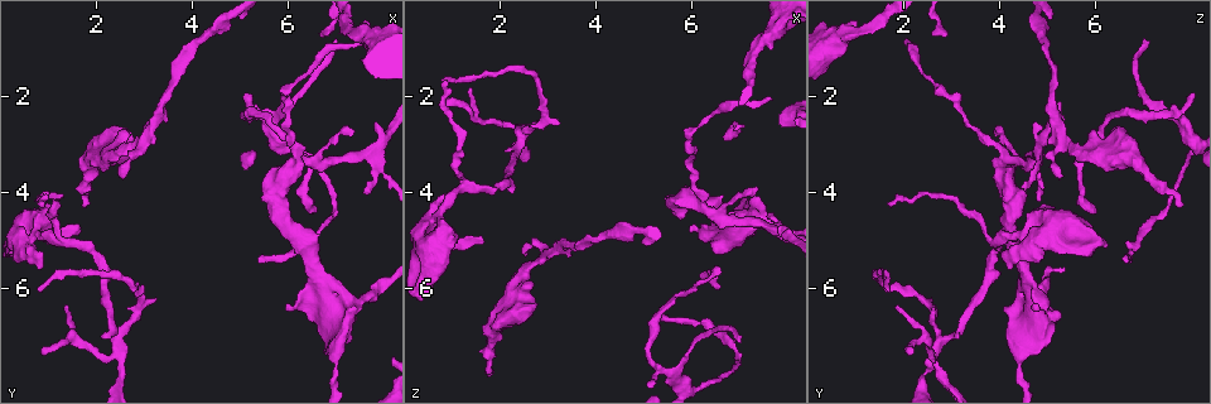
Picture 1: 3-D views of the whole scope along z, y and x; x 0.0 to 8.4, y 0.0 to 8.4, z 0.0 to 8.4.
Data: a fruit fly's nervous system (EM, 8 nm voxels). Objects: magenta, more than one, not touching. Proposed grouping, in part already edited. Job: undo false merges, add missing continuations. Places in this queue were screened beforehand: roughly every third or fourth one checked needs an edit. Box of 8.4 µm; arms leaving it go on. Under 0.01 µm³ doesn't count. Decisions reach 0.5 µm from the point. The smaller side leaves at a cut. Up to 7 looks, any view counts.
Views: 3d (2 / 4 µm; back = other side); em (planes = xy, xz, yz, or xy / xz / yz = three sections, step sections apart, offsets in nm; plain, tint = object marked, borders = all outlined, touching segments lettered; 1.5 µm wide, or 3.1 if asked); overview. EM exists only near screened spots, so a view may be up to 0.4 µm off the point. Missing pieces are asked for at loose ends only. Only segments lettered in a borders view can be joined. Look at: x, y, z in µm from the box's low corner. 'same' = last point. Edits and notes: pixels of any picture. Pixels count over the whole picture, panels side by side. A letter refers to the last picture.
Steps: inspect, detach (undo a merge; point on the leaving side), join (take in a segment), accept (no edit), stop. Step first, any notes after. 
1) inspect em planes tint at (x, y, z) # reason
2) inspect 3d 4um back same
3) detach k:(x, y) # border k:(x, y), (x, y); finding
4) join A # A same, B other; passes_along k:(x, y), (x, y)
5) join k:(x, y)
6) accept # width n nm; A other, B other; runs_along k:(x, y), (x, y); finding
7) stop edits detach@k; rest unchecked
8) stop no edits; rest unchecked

inspect em xz step 8 borders at (5.35, 5.40, 6.65) # tapers out

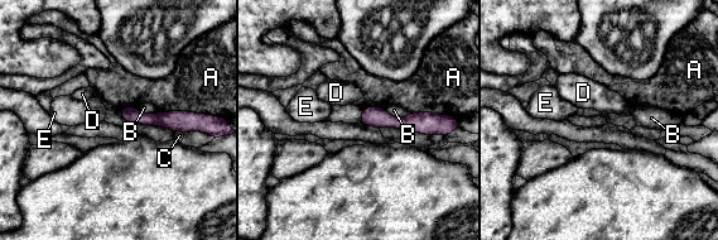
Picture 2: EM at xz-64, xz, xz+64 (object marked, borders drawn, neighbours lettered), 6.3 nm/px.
inspect em planes borders same # another direction

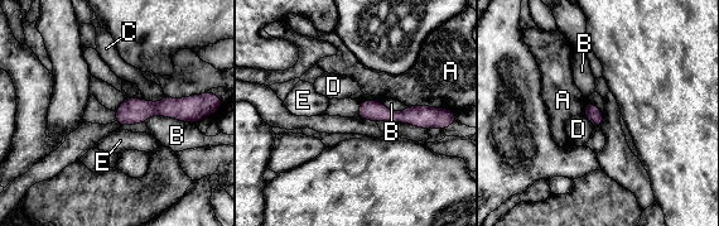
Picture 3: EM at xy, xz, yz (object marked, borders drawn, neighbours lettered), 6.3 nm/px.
accept # width 100 nm; A other, B other, C other, D other, E other; runs_along 3:(189, 107), (143, 109), (119, 118); no lettered segment goes on from it

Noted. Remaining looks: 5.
inspect em planes borders at (1.80, 4.35, 7.80) # an open end

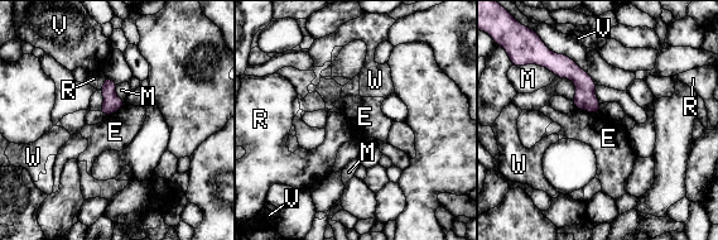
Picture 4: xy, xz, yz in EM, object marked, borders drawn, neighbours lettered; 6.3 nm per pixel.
accept # longest_contact M 190 nm; E other, M other, R other, V other, W other; border 4:(576, 108), (598, 113); none of them fits

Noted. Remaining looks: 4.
inspect 3d 4um at (2.60, 3.70, 5.25) # thin end

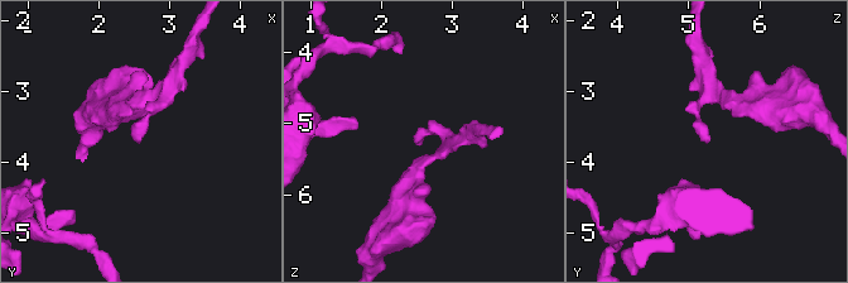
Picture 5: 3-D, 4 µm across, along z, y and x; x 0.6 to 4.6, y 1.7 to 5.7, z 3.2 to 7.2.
inspect em xz step 4 borders at (2.55, 3.70, 5.30)

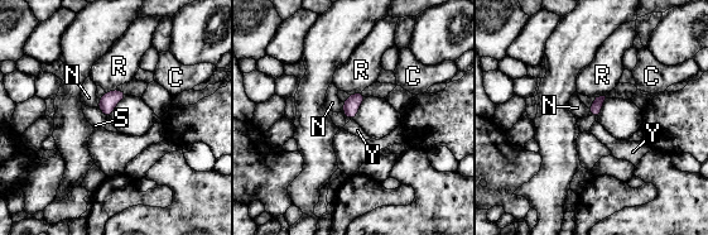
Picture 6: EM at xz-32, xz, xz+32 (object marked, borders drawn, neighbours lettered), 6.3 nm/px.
inspect em planes borders same

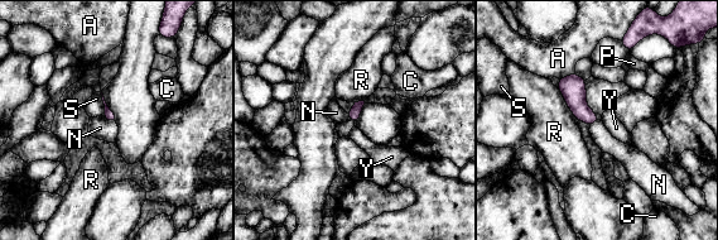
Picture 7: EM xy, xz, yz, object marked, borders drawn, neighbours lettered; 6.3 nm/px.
accept # A other, C other, N other, P other, R other, S other, Y other; border 7:(102, 116), (115, 123); no lettered segment goes on from it

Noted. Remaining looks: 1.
stop no edits; rest unchecked

